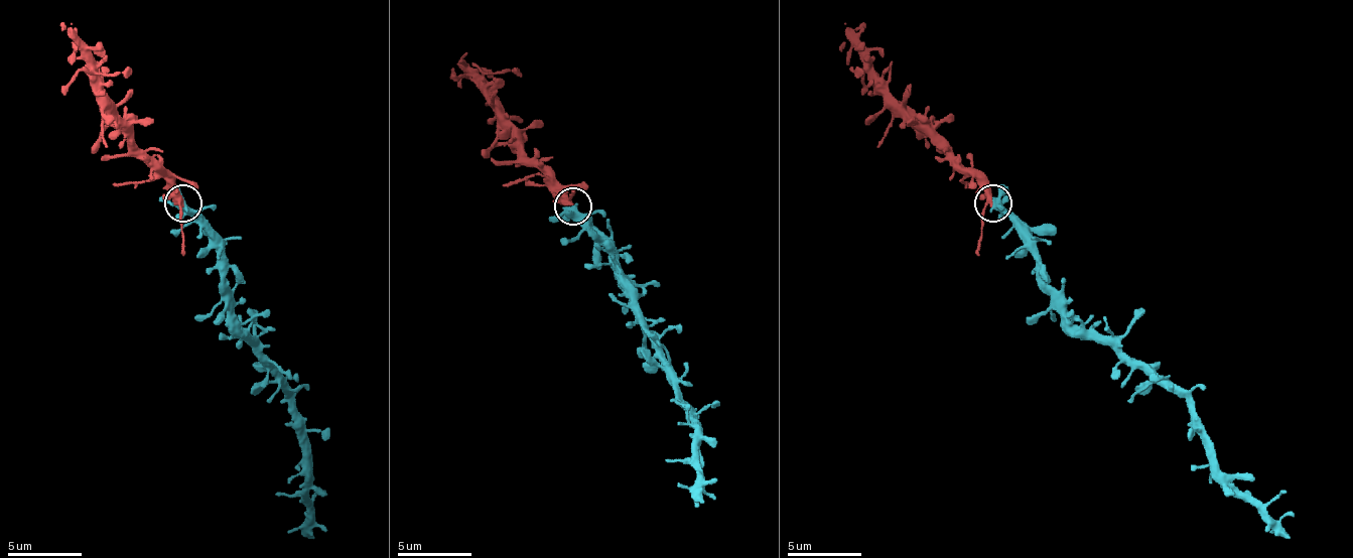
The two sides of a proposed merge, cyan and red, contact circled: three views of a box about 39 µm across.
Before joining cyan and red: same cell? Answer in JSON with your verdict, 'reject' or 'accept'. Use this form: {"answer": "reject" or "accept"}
{"answer": "accept"}

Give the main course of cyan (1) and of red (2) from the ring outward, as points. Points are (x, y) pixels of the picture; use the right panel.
1: (993, 202), (1035, 258), (1035, 277), (1072, 314), (1139, 359), (1188, 404), (1210, 463), (1289, 538)
2: (989, 202), (873, 67), (855, 34), (866, 22)

